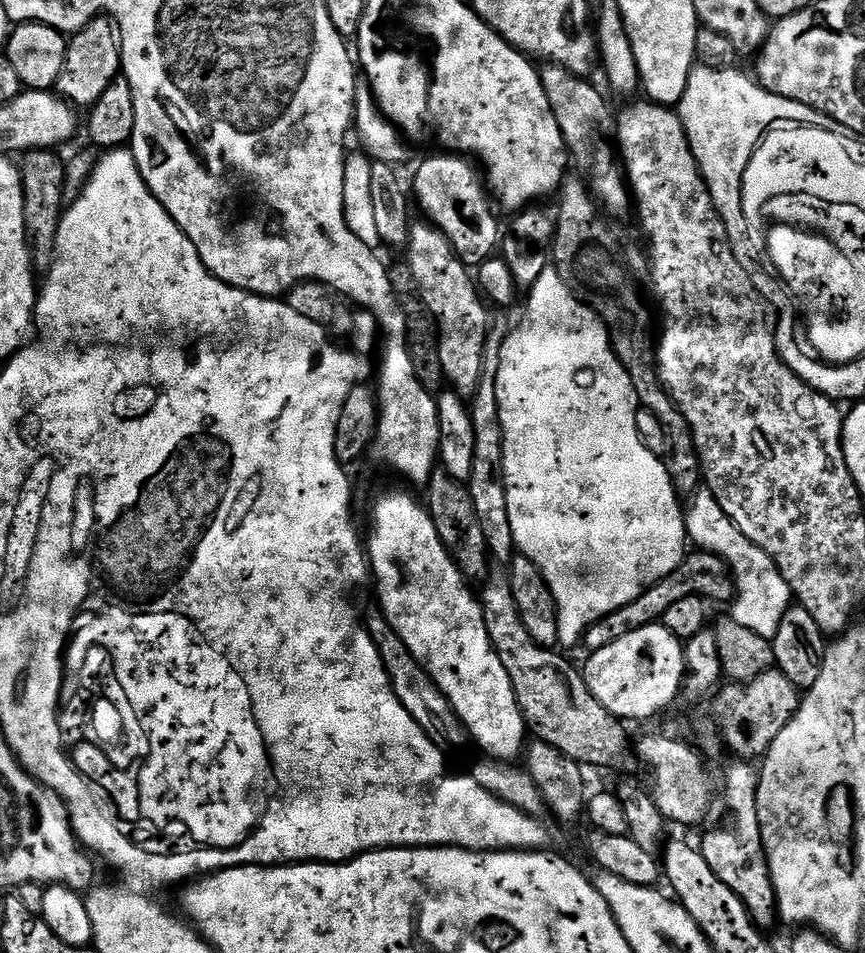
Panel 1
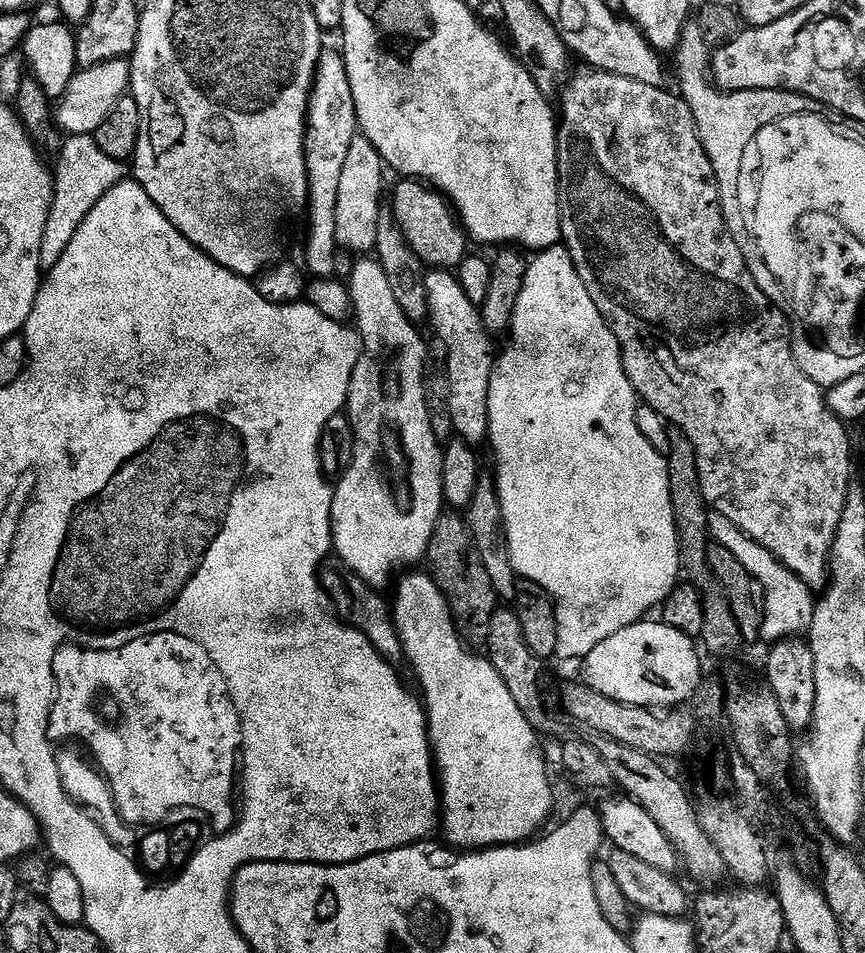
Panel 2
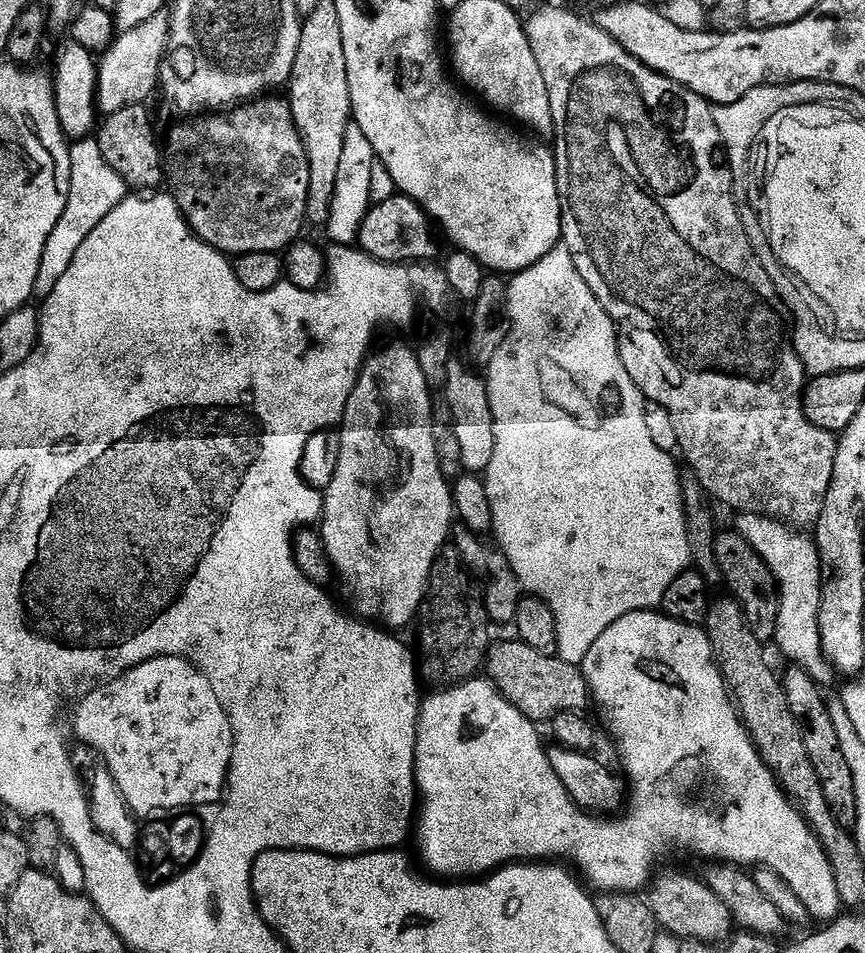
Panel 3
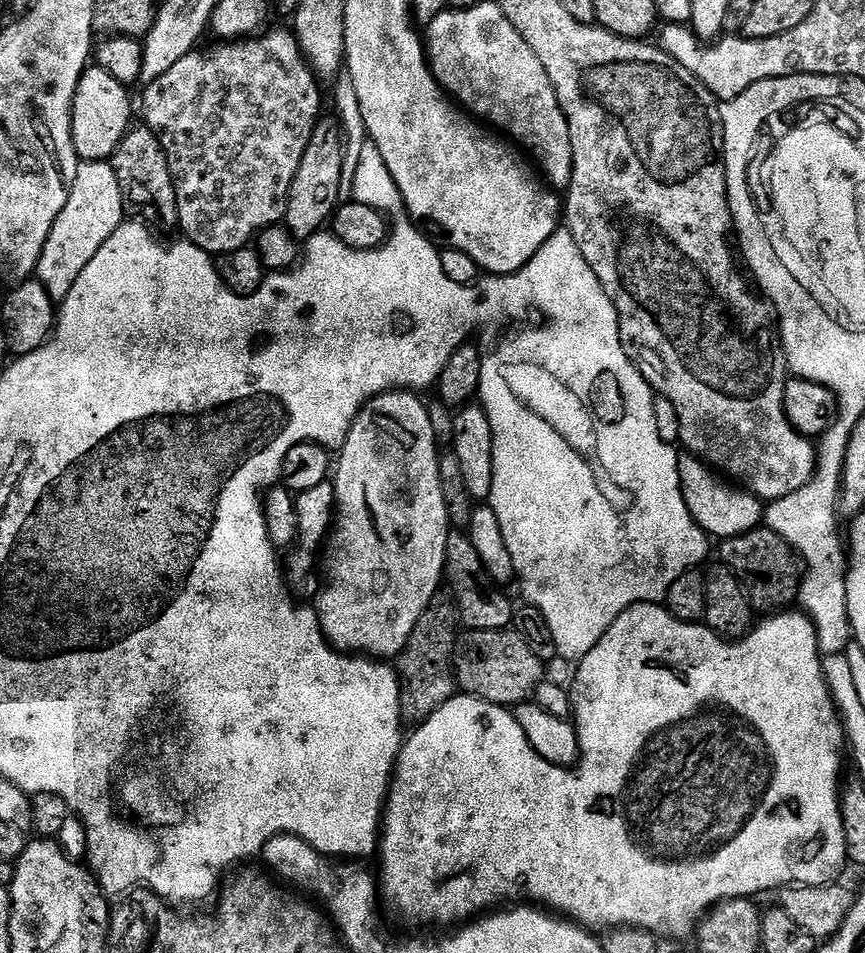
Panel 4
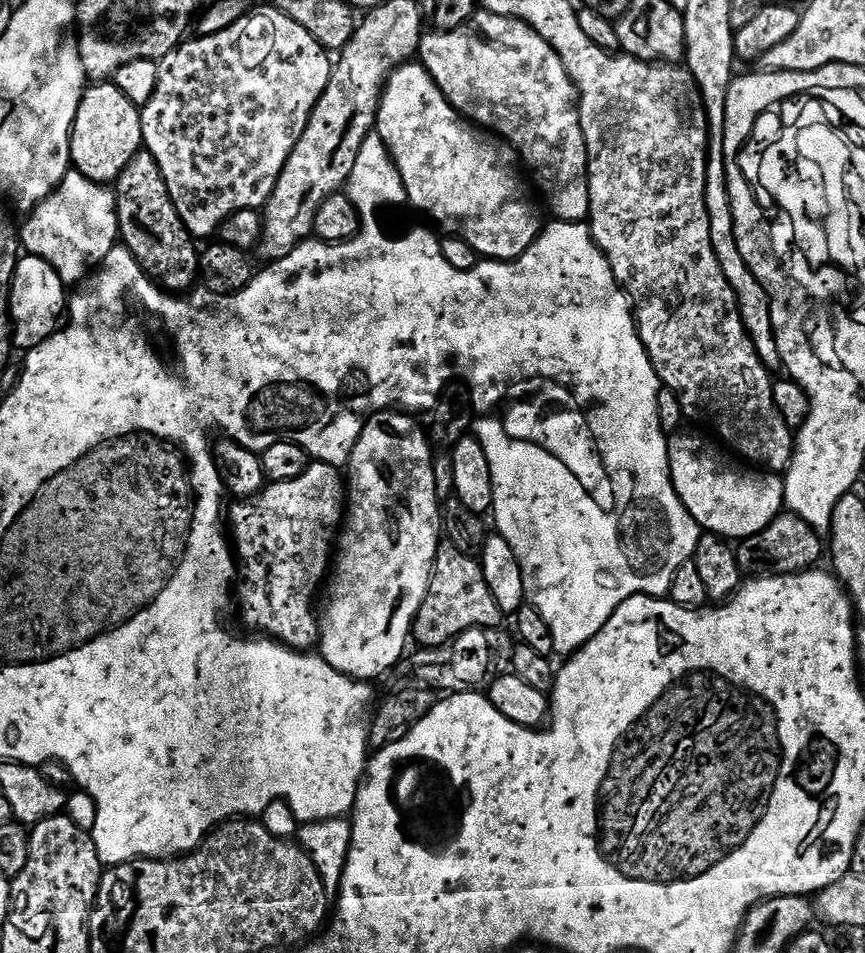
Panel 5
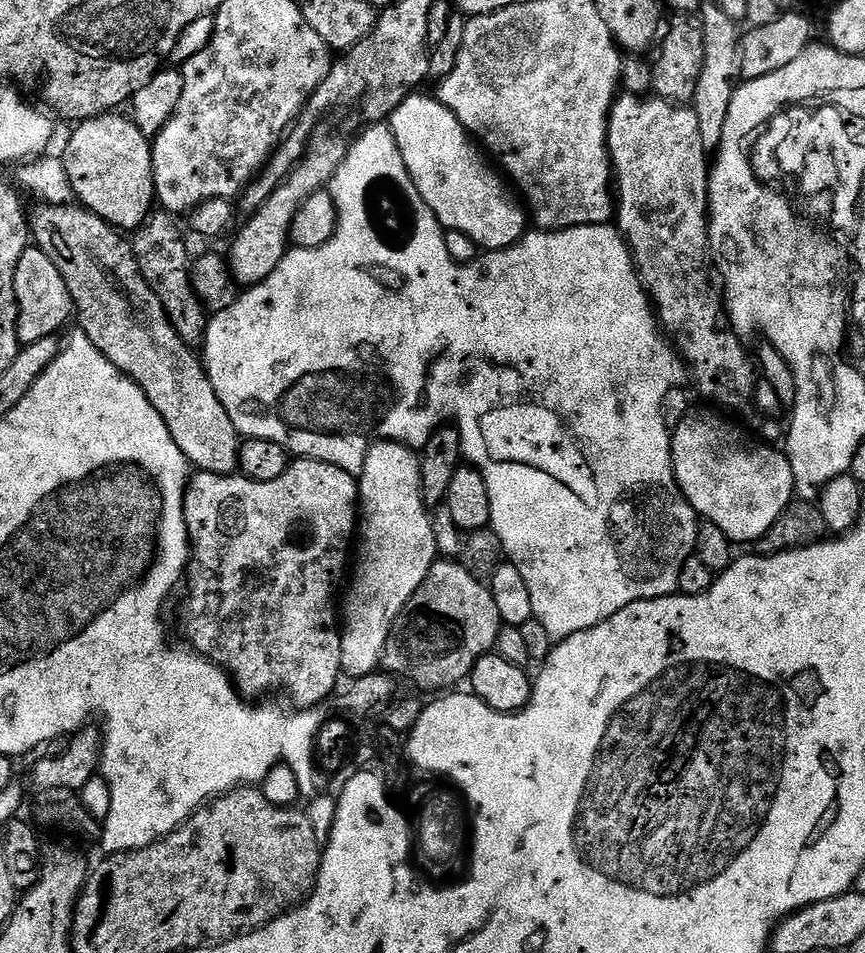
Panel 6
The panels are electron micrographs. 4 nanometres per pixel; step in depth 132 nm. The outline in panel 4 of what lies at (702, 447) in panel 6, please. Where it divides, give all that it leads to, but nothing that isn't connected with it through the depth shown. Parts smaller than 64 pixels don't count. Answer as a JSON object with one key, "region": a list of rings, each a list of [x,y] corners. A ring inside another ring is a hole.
{"region":[[[684,454],[679,459],[681,492],[684,495],[686,506],[689,507],[690,514],[698,522],[698,526],[703,532],[708,533],[709,537],[740,536],[744,532],[761,527],[765,519],[765,505],[760,499],[743,487],[733,486],[694,455]]]}

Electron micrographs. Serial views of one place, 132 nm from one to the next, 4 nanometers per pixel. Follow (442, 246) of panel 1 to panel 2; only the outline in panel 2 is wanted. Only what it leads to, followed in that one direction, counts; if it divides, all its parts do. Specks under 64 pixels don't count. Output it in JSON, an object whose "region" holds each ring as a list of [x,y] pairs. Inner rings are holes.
{"region":[[[432,270],[426,278],[426,294],[428,295],[428,314],[430,324],[440,328],[439,339],[444,341],[448,348],[448,385],[450,386],[450,418],[452,419],[453,433],[466,444],[480,446],[480,443],[489,439],[490,410],[487,408],[487,399],[490,398],[490,382],[492,371],[496,366],[497,357],[492,354],[493,337],[486,330],[484,320],[480,317],[480,308],[466,296],[462,288],[459,275],[448,270]]]}

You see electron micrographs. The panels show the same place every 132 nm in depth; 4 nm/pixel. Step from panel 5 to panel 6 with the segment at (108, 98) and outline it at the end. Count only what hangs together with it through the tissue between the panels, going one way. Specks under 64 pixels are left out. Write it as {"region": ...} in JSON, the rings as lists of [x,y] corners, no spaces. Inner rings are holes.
{"region":[[[120,114],[79,121],[73,127],[76,129],[62,152],[62,159],[72,195],[83,207],[117,230],[135,230],[154,208],[152,146],[135,120],[116,115]]]}

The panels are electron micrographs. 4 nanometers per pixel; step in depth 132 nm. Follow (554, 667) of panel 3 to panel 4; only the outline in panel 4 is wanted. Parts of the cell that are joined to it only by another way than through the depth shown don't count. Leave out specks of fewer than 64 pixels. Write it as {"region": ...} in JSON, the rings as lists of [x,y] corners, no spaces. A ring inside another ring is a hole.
{"region":[[[511,627],[472,630],[467,634],[469,636],[465,640],[463,637],[459,641],[454,653],[454,667],[459,691],[501,706],[515,706],[531,701],[541,680],[545,679],[546,672],[544,672],[545,665],[534,654],[534,650],[530,650],[530,646],[526,646],[526,638],[522,638]]]}

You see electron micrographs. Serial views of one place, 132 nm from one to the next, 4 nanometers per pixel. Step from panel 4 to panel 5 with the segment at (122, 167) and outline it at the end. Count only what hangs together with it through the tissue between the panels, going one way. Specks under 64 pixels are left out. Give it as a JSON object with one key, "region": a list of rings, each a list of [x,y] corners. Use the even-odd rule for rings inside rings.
{"region":[[[142,150],[130,158],[130,166],[126,166],[114,181],[114,193],[119,239],[123,247],[134,254],[138,266],[142,266],[144,273],[165,292],[187,293],[200,276],[200,252],[196,248],[197,241],[186,230],[182,218],[178,218],[178,210],[174,210],[170,190],[166,190],[162,170],[158,170],[154,154]]]}

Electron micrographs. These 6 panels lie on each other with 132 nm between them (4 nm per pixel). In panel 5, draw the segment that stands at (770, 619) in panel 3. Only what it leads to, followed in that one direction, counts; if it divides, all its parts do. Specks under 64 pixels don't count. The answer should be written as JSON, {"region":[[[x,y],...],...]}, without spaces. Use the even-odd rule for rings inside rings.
{"region":[[[783,511],[775,516],[758,534],[747,536],[735,545],[736,557],[741,573],[749,577],[758,576],[789,576],[795,572],[806,572],[817,567],[820,555],[825,555],[826,544],[822,541],[821,533],[812,529],[802,518],[798,518],[793,512]]]}

